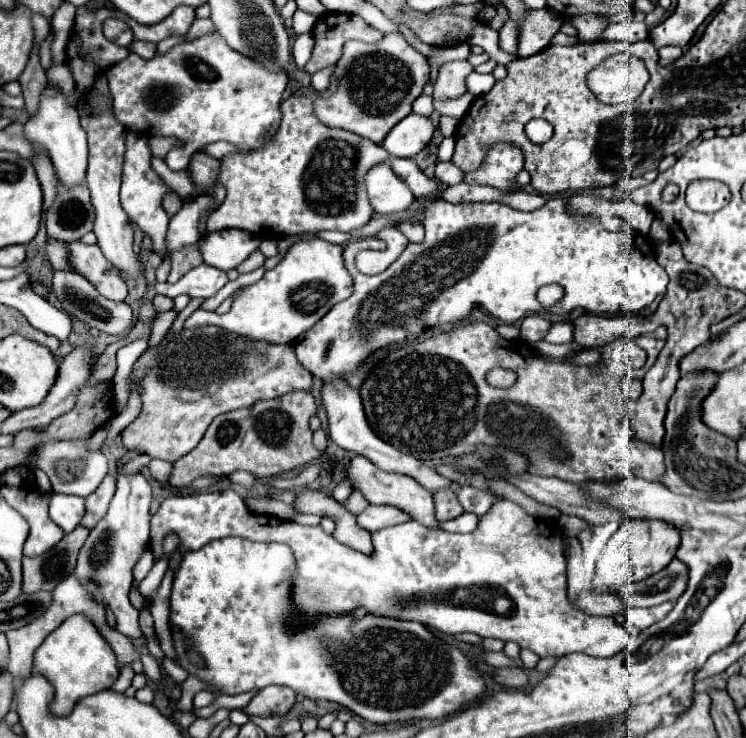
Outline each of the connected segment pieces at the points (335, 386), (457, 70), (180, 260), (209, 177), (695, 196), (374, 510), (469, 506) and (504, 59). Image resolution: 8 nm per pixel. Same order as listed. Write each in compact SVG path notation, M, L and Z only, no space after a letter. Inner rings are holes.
M332 379L328 383L324 381L322 389L320 389L320 395L322 395L322 407L324 407L326 417L328 417L328 433L330 433L330 439L336 445L340 445L342 449L352 451L356 455L364 455L366 459L370 459L376 467L380 467L384 471L410 475L410 477L418 479L418 483L422 487L426 487L428 491L436 491L436 489L442 489L442 487L450 485L450 479L446 479L446 477L438 475L436 471L428 469L426 465L422 465L422 461L414 459L412 455L400 453L398 449L394 449L388 443L384 443L382 439L378 439L378 435L374 435L374 431L370 431L370 425L364 417L362 399L360 399L358 391L354 387L350 387L346 381L340 381L340 379Z
M450 61L444 63L438 71L436 83L434 83L434 99L446 101L446 99L458 99L466 93L464 79L468 73L472 73L474 67L468 61Z
M200 241L194 245L188 245L180 251L174 251L170 255L172 259L172 271L168 275L168 283L176 283L186 271L190 271L192 267L202 263L202 253L200 253Z
M194 153L190 161L190 171L194 175L194 183L198 187L210 187L214 185L214 175L218 175L218 159L206 155L206 153Z
M696 180L686 189L686 204L694 211L714 213L726 205L730 191L726 191L724 183L715 180Z
M370 505L356 519L358 519L358 525L364 527L366 531L378 531L378 529L384 529L390 525L406 523L410 519L410 515L394 505Z
M466 485L466 487L460 487L458 501L464 507L464 511L474 513L474 515L484 515L492 507L492 503L498 501L498 497L492 495L492 493L484 493L484 491L478 491L478 489Z
M478 23L474 35L470 35L470 45L480 45L494 61L498 61L502 65L506 65L506 63L510 63L510 61L516 59L516 57L506 55L504 51L498 51L498 31L490 29L484 23Z

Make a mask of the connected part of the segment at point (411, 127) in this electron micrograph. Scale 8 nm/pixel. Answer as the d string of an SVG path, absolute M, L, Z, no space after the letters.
M410 113L386 135L382 147L386 147L386 151L390 151L394 157L414 157L430 143L432 135L434 125L430 117Z

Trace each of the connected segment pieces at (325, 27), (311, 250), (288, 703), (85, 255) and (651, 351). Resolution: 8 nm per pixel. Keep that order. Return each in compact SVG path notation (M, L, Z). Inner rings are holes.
M326 13L316 21L312 37L314 37L314 53L304 67L310 75L328 67L334 69L342 57L342 45L346 39L376 43L384 35L374 27L368 27L368 23L364 23L364 19L360 19L358 15Z
M310 239L294 243L284 259L264 277L242 289L228 313L218 315L214 311L196 309L184 323L186 329L200 325L218 325L236 335L244 335L266 343L292 343L296 337L306 333L316 321L320 321L336 303L352 295L352 277L344 267L342 247L324 239Z
M270 685L262 689L242 711L260 717L282 717L296 705L296 693L282 685Z
M82 241L68 243L68 263L72 271L86 277L102 297L112 301L126 299L128 289L120 271L114 265L108 269L108 261L98 245L86 245Z
M642 339L642 347L644 347L644 351L648 353L648 361L646 361L646 365L642 367L642 377L644 377L644 373L652 367L652 363L654 363L654 359L658 357L662 345L664 345L664 341L658 341L658 339Z

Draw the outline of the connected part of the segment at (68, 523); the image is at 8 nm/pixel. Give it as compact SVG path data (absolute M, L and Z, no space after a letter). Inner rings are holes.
M54 493L50 499L50 519L70 533L84 517L84 499L78 495Z

